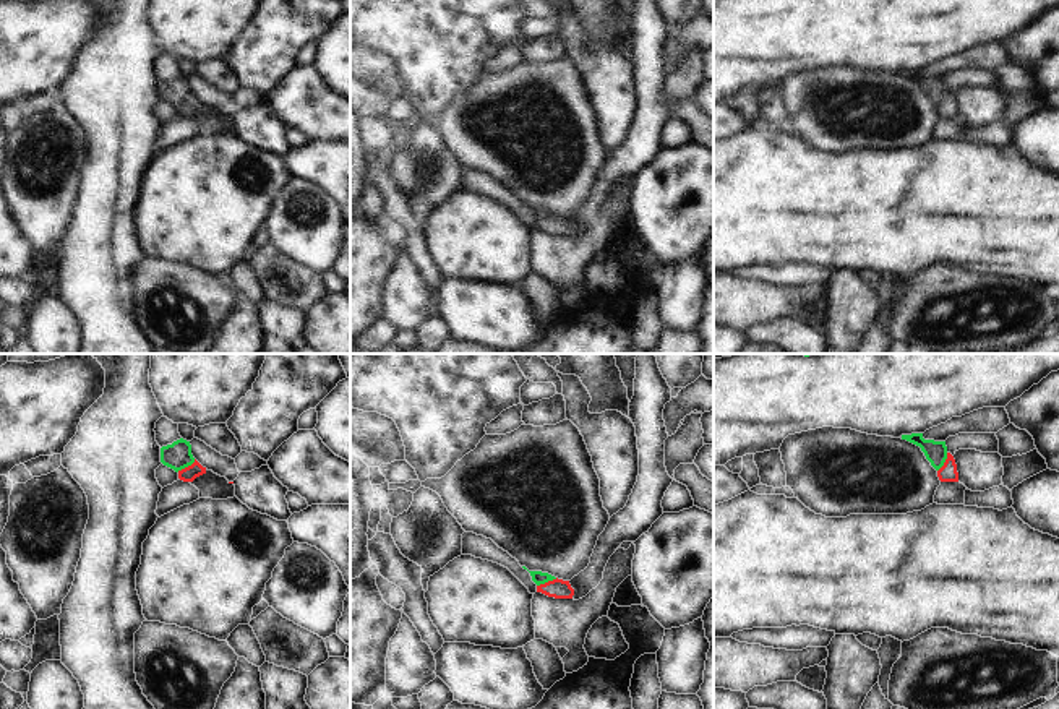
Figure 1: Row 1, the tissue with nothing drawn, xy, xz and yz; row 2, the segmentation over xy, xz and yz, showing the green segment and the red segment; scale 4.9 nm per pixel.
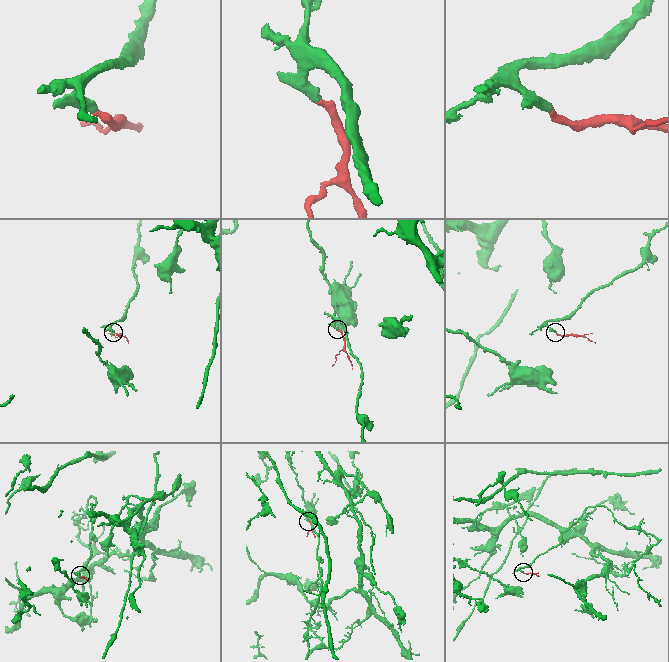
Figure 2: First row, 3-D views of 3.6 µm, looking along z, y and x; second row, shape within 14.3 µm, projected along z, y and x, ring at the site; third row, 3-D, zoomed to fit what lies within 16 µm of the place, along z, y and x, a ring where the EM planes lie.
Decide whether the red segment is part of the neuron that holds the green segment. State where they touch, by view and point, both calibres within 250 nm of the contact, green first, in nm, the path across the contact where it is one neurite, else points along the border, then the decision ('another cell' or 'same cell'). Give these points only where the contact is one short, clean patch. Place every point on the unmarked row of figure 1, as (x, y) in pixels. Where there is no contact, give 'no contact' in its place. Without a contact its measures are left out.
contact xz (547, 218); calibres 70 and 100 nm; way xz (539, 214), (547, 218), (560, 226); same cell

